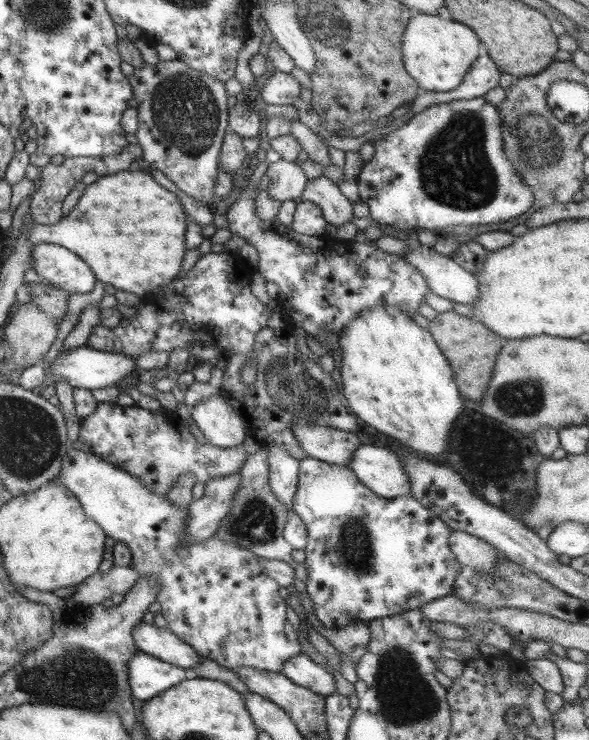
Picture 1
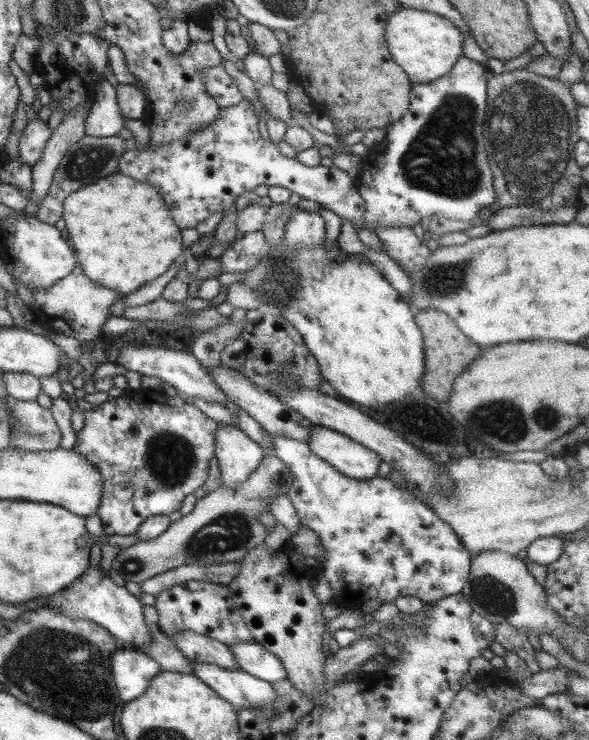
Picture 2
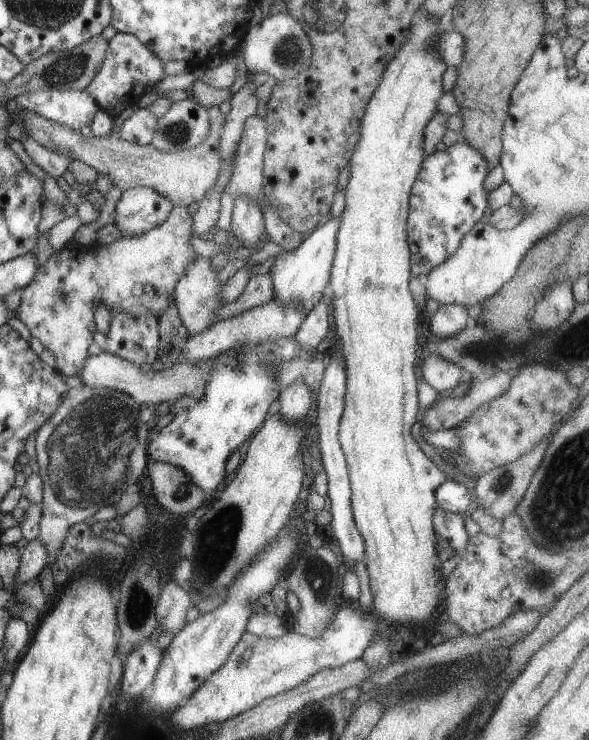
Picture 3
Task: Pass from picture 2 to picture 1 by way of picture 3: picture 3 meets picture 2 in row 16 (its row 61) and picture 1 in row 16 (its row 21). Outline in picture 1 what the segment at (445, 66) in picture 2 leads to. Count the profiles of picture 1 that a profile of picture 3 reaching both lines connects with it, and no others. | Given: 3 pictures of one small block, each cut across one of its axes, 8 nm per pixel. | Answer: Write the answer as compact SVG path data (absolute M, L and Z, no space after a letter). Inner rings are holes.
M412 14L403 30L401 38L401 58L404 69L407 74L415 80L417 86L422 88L424 92L449 92L453 88L457 88L471 62L475 60L475 56L479 53L480 41L477 36L467 27L467 25L441 19L438 15L431 16L427 14Z

